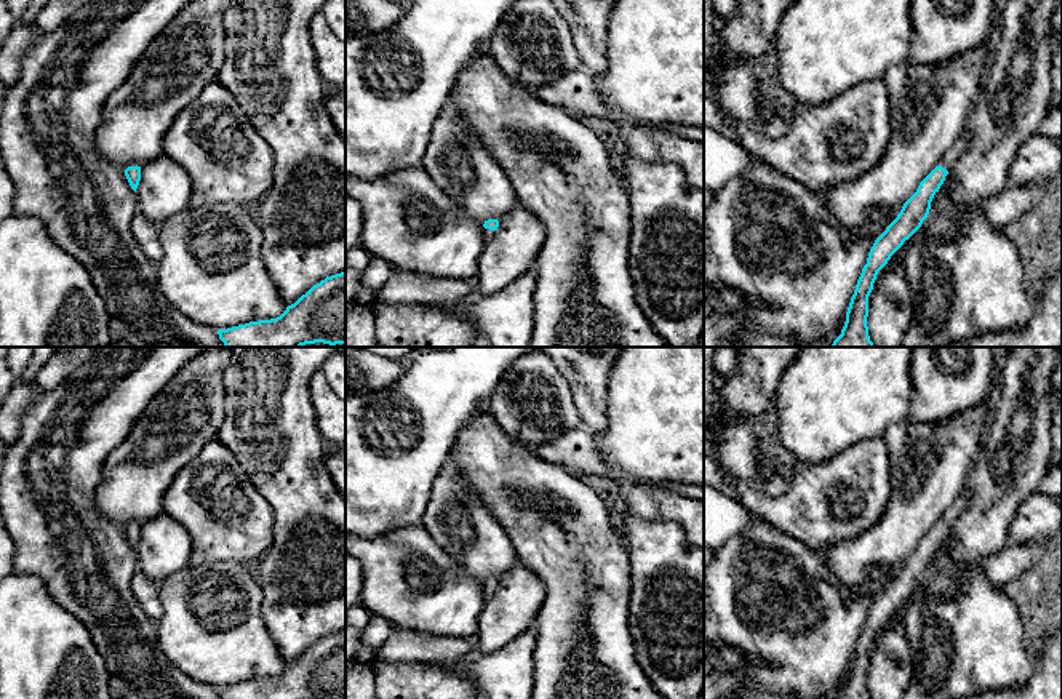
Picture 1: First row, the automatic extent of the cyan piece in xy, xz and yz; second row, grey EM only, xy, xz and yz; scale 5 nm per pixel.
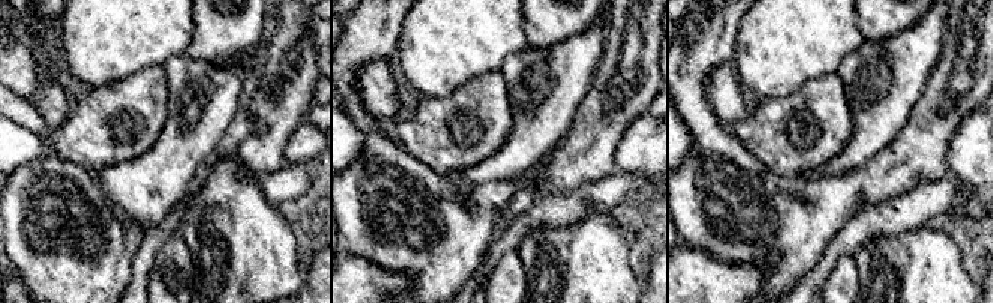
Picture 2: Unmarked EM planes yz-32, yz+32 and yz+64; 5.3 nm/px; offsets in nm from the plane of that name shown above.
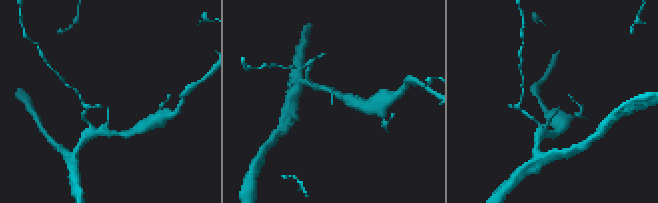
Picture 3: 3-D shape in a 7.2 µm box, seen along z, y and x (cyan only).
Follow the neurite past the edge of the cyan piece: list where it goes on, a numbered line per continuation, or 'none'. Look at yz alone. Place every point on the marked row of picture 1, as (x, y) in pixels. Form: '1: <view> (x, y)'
1: yz (960, 146)

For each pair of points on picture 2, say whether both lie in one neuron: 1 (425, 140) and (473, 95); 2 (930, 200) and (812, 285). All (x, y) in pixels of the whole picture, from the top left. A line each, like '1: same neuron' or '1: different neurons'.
1: same neuron
2: same neuron

